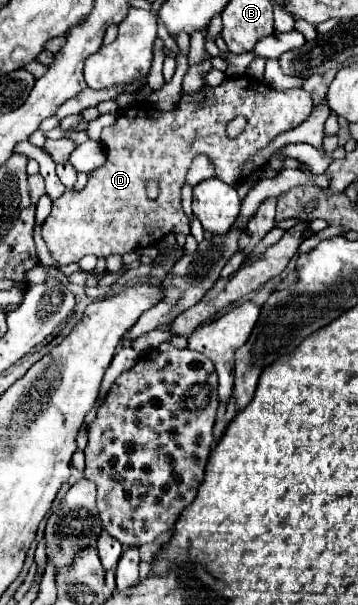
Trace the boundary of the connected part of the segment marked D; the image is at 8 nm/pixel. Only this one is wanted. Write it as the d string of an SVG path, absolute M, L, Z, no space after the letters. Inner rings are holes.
M248 75L240 77L228 77L224 79L218 87L208 87L204 85L196 93L182 95L178 105L172 111L158 111L148 103L142 105L132 105L124 109L118 115L118 121L112 127L106 127L102 131L100 141L106 147L106 163L98 169L94 169L88 177L88 185L82 191L68 191L62 197L54 199L52 211L48 219L42 225L42 237L46 241L46 247L54 259L56 265L70 265L78 263L84 255L96 255L100 257L110 257L114 253L124 255L130 251L140 251L144 247L154 247L164 239L166 233L190 233L190 221L186 215L180 215L180 189L184 185L186 171L192 163L192 159L200 153L208 155L210 161L214 163L216 177L228 185L238 185L246 173L244 167L250 163L252 155L258 151L266 149L280 133L290 131L298 127L302 121L310 117L314 109L314 101L308 91L304 89L286 89L286 91L276 91L268 87L264 81L258 81ZM238 113L248 117L248 125L242 131L240 139L230 139L224 131L226 123L234 119ZM148 181L156 181L158 185L158 197L148 199L146 187Z

